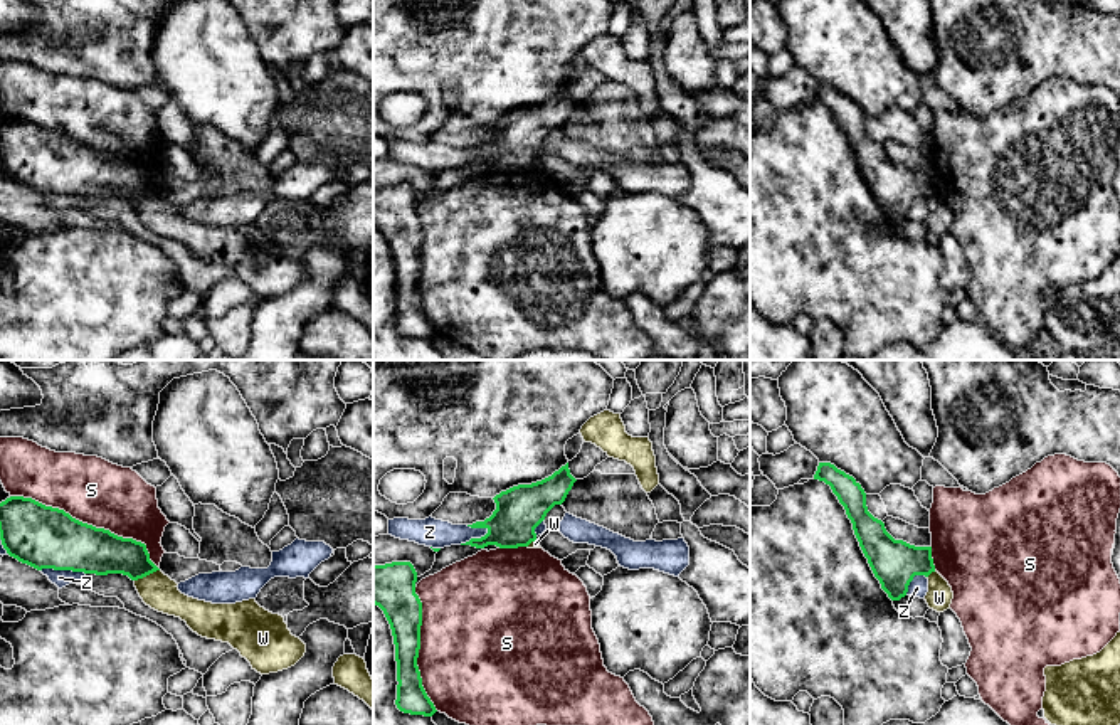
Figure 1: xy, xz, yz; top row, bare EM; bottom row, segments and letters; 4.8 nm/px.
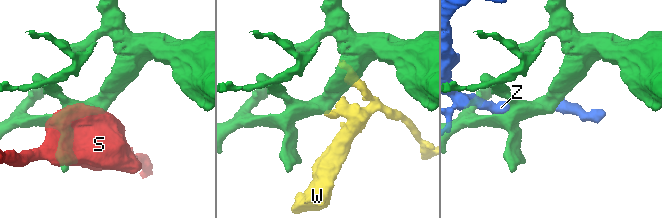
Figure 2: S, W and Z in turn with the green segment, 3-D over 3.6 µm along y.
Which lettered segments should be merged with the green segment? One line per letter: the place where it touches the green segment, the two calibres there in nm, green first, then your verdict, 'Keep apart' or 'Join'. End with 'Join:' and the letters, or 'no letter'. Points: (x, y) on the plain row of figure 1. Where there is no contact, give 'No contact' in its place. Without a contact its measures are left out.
S: Touches green at xy (89, 148). Thickness 300 nm (green) against 320 nm. Keep apart
W: Touches green at xy (147, 197). Thickness 220 nm (green) against 170 nm. Keep apart
Z: Touches green at xz (475, 162). Thickness 220 nm (green) against 140 nm. Keep apart
Join: no letter

